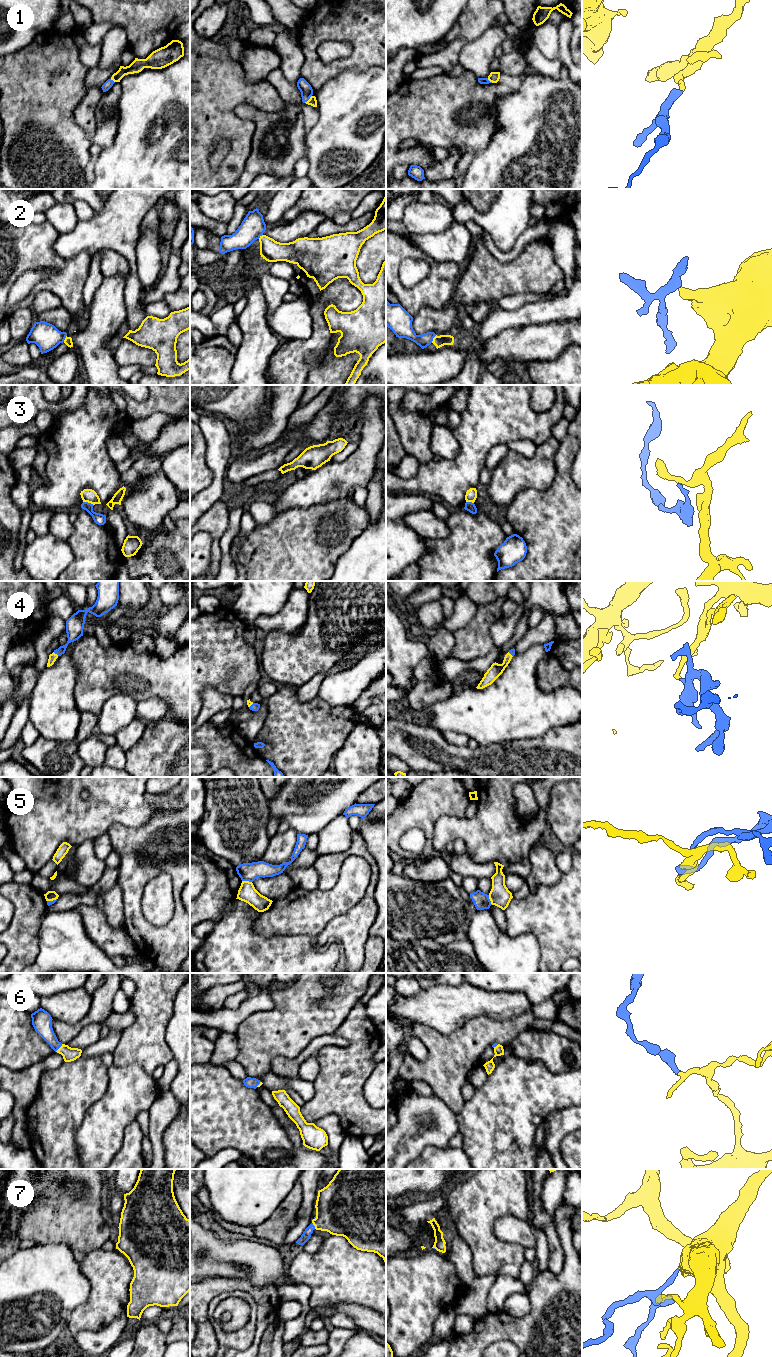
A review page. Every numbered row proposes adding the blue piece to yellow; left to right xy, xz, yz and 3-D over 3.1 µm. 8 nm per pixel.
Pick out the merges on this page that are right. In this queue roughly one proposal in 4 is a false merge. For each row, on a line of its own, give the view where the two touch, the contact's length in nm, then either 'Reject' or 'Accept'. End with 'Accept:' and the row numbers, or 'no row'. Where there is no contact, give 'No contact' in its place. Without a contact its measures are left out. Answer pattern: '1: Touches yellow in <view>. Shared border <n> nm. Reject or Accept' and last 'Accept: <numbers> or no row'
1: Touches yellow in xz. Shared border 90 nm. Accept
2: Touches yellow in yz. Shared border 80 nm. Reject
3: Touches yellow in xy. Shared border 90 nm. Reject
4: Touches yellow in xy. Shared border 50 nm. Accept
5: Touches yellow in xz. Shared border 80 nm. Reject
6: Touches yellow in xy. Shared border 90 nm. Accept
7: Touches yellow in xz. Shared border 60 nm. Accept
Accept: 1, 4, 6, 7

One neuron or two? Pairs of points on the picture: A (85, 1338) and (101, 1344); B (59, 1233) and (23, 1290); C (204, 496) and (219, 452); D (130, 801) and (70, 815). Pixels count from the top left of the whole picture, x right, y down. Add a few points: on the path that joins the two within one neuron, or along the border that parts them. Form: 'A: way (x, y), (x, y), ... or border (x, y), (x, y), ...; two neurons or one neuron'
A: way (89, 1341), (97, 1342); one neuron
B: border (35, 1243), (64, 1243), (71, 1250), (73, 1256); two neurons
C: way (215, 485), (219, 477), (219, 463); one neuron
D: way (115, 801), (109, 801), (94, 815), (85, 815); one neuron

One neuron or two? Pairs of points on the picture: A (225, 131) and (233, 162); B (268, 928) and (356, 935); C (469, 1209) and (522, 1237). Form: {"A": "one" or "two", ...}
{"A": "one", "B": "two", "C": "two"}

